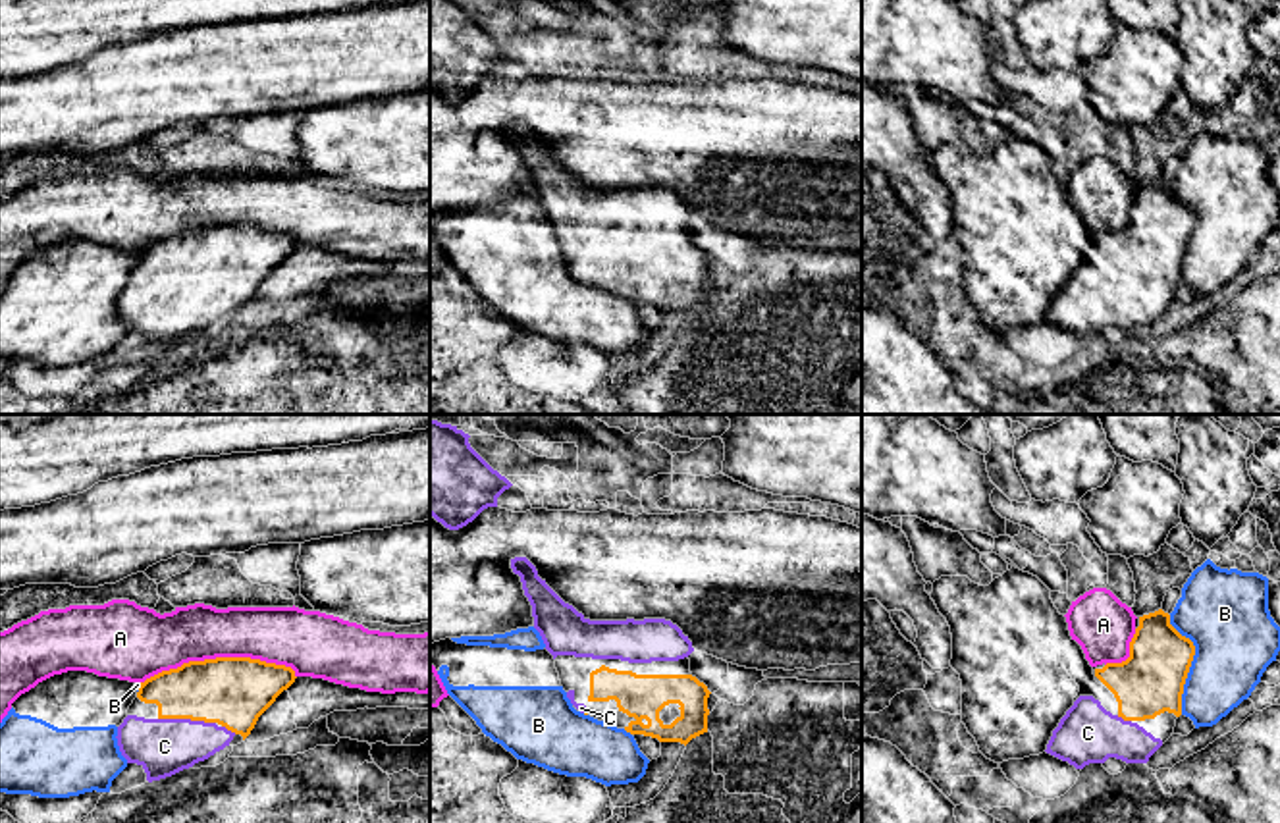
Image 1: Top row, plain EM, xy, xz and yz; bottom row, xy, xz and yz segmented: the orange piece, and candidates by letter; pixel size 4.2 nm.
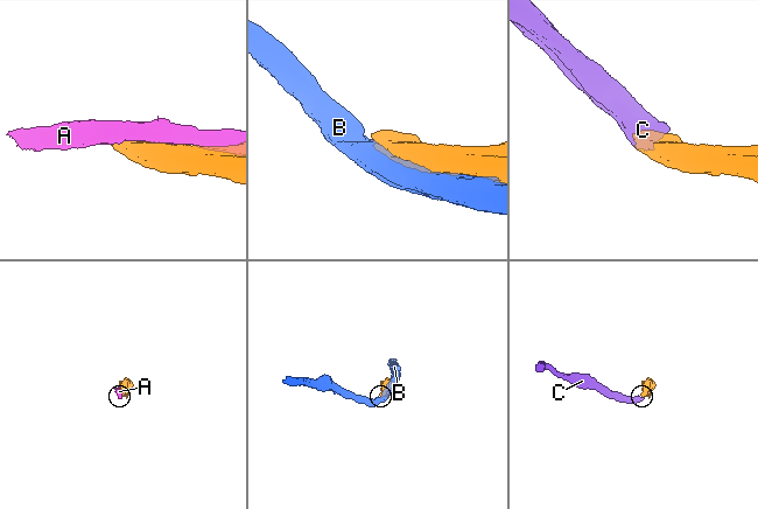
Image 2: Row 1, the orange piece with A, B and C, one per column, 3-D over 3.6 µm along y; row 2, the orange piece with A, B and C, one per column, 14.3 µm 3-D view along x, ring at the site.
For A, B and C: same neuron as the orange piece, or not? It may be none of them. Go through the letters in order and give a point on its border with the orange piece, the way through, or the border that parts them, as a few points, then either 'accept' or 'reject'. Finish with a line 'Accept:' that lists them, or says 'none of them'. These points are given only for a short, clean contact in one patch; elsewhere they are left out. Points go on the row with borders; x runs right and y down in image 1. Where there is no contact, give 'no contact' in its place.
A: meets orange in xy at (218, 658); reject
B: meets orange in yz at (1190, 663); reject
C: meets orange in xy at (187, 717); runs through xy (234, 692), (213, 692), (187, 717), (164, 746); accept
Accept: C

